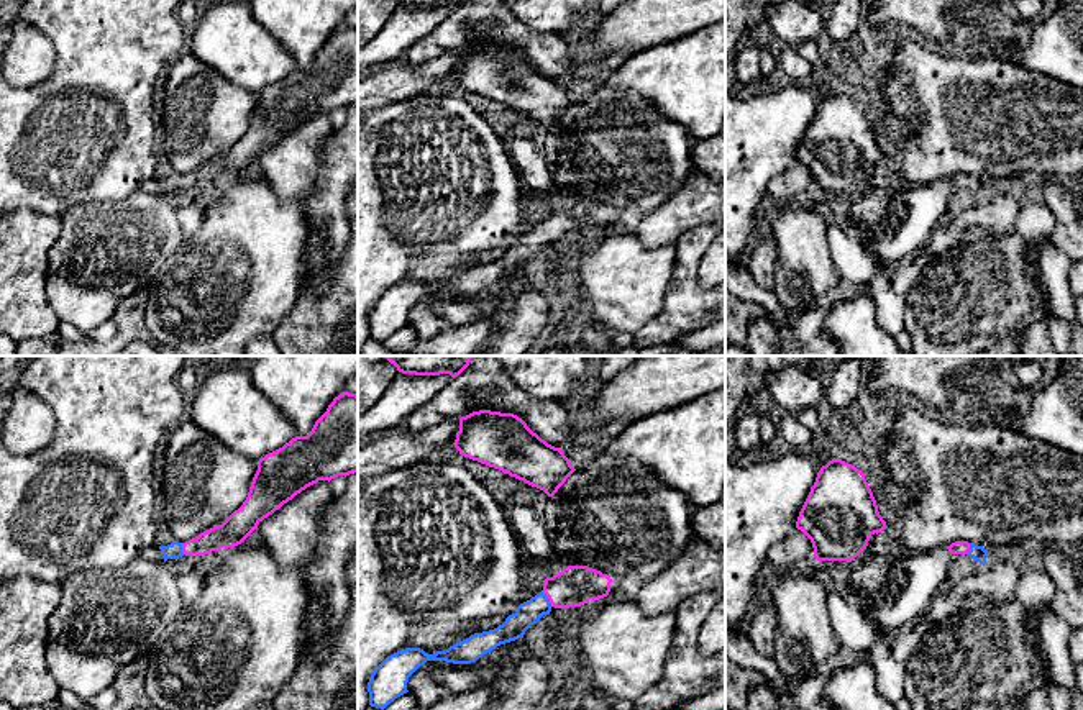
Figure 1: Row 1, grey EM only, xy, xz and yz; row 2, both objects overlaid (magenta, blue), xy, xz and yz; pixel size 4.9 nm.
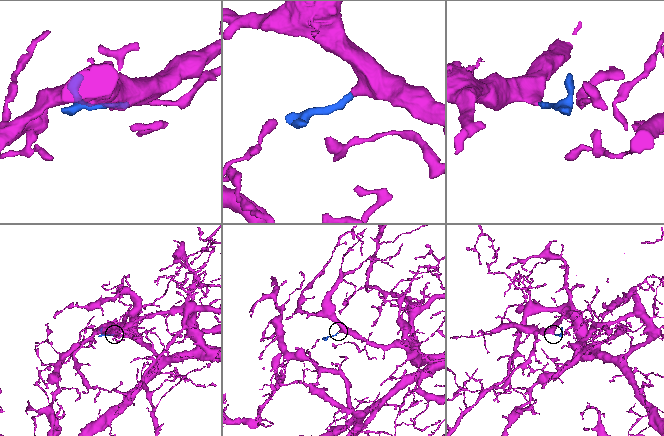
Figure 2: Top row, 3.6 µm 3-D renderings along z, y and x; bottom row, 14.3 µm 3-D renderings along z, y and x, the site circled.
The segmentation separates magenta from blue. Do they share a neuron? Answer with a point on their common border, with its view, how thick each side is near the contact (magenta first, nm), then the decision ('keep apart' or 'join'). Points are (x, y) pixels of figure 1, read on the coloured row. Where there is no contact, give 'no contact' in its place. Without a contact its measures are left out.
contact xz (548, 599); calibres 200 and 120 nm; join

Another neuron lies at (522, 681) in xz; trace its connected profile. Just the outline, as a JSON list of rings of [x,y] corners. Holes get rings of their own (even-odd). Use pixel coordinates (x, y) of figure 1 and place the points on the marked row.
[[[519,638],[497,646],[471,664],[427,661],[409,677],[407,690],[420,707],[435,705],[451,694],[436,680],[438,669],[473,671],[484,664],[492,664],[497,671],[496,677],[482,685],[499,694],[492,710],[535,710],[555,685],[546,667],[528,653],[523,638]]]

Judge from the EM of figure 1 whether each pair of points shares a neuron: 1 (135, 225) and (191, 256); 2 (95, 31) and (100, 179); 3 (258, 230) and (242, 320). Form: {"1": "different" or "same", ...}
{"1": "different", "2": "same", "3": "same"}

